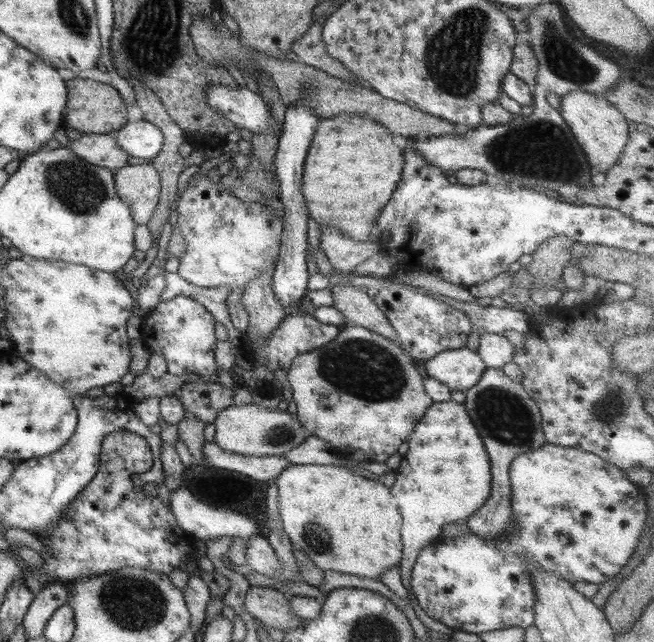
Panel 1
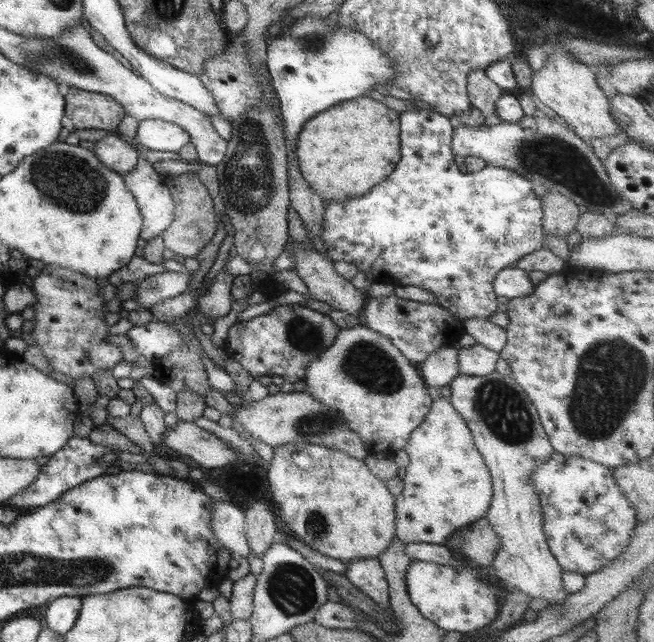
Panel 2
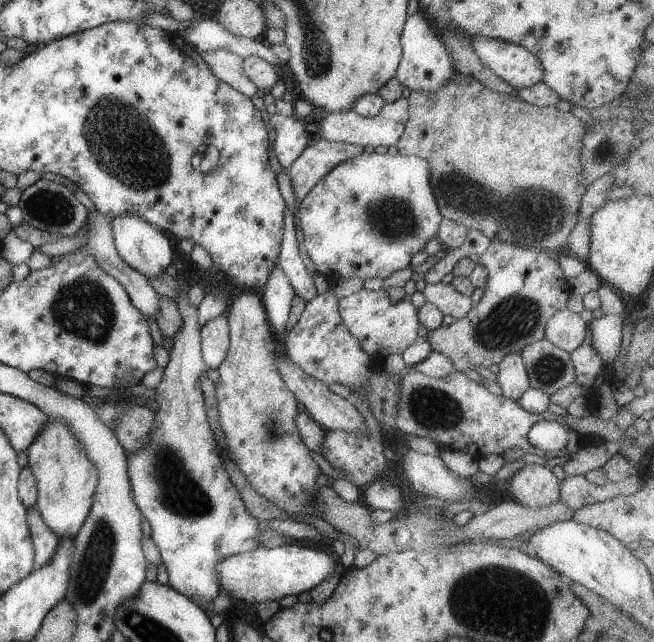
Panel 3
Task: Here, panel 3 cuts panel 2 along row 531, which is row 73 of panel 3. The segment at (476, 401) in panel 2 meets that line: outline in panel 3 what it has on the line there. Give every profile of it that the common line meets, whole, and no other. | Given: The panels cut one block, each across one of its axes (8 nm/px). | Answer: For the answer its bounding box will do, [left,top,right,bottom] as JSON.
[470,36,543,91]

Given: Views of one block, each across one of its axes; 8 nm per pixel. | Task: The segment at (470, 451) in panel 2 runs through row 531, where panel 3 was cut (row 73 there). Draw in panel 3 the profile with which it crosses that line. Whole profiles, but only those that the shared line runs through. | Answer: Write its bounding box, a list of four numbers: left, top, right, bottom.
[395,11,456,91]

